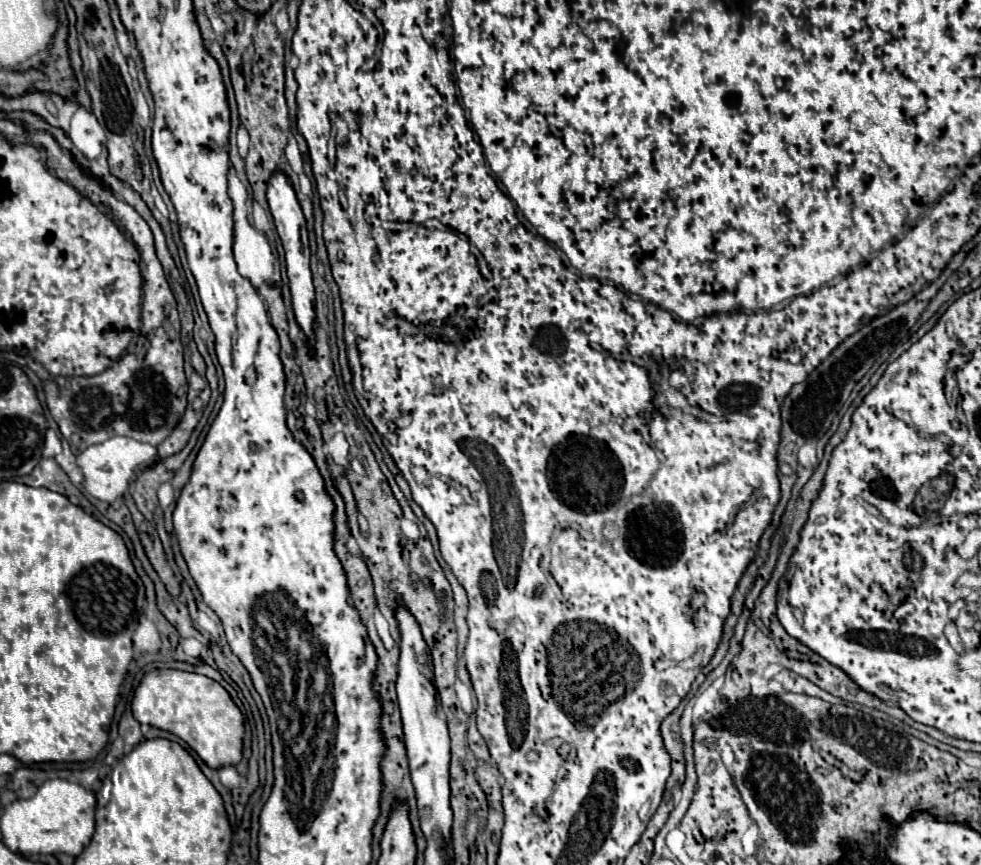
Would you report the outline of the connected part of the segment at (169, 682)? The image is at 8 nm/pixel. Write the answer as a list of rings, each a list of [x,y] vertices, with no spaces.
[[[153,669],[135,689],[131,703],[139,723],[153,725],[183,739],[209,767],[237,765],[243,749],[243,715],[231,695],[213,679],[175,669]]]

